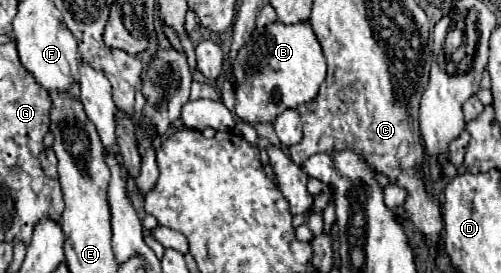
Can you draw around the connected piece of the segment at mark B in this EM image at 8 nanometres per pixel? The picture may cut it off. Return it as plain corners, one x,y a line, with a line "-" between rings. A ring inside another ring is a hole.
276,21
264,33
254,31
250,45
246,43
238,51
238,59
232,65
238,79
236,115
248,123
274,121
282,111
312,101
326,77
322,47
308,21
294,25

